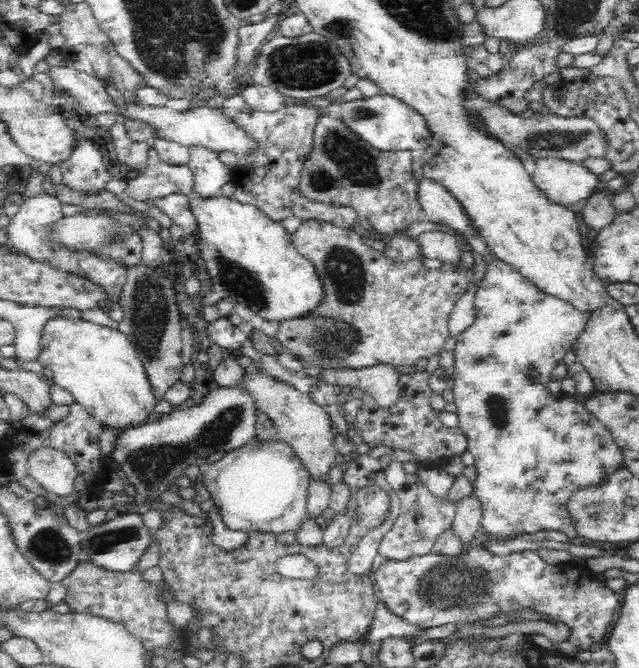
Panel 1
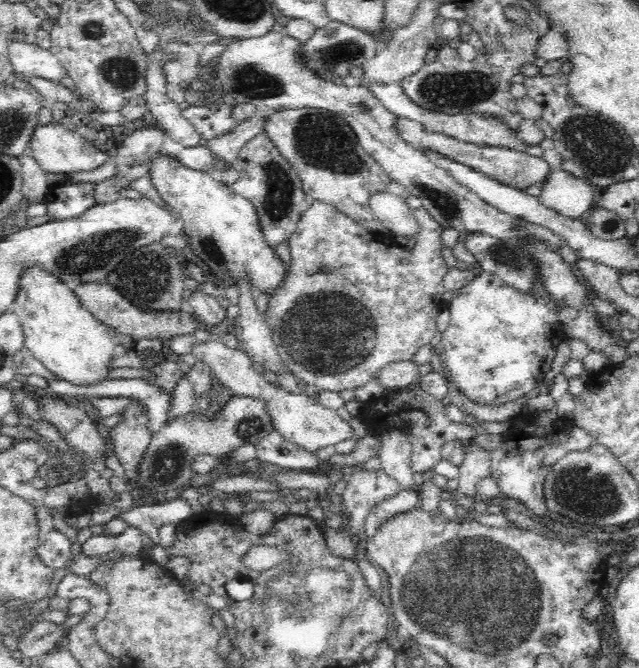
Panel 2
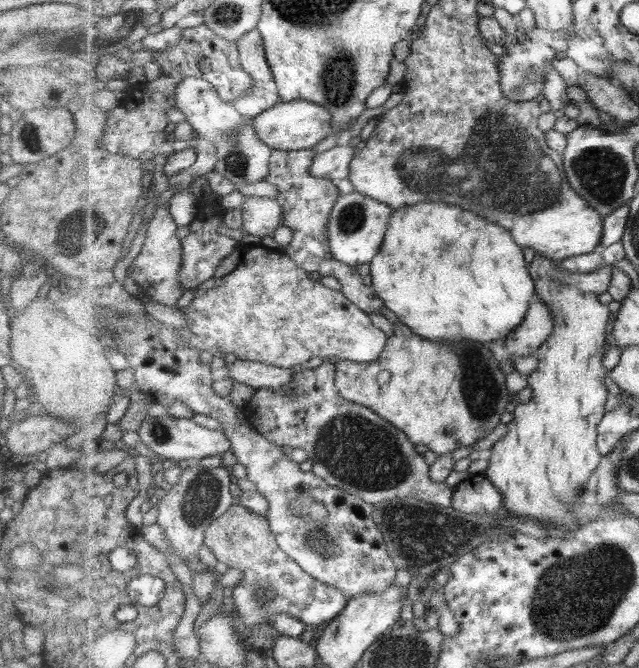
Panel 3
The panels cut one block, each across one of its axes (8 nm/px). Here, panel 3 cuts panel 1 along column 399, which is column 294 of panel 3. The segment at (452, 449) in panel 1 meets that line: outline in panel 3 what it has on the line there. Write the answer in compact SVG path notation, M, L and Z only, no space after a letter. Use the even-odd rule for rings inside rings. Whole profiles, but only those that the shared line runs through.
M324 360L318 367L302 368L299 374L295 374L293 382L285 388L287 392L269 388L256 389L253 398L241 411L247 422L269 441L282 447L291 446L309 452L309 459L313 462L312 471L317 477L331 486L340 487L341 490L349 491L349 494L365 499L365 502L377 506L384 500L401 497L451 507L456 488L432 479L429 462L425 460L424 455L415 450L416 444L409 439L409 436L376 411L345 398L337 388L336 380L335 363Z

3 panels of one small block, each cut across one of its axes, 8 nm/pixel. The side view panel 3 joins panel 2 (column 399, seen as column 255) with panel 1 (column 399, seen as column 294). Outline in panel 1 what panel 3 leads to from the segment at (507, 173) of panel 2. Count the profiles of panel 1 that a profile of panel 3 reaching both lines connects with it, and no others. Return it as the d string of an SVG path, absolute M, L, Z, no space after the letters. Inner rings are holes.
M382 94L372 98L346 102L340 106L341 117L360 138L369 142L377 150L413 151L421 153L435 144L436 135L429 129L429 123L422 114L400 102L398 98Z

